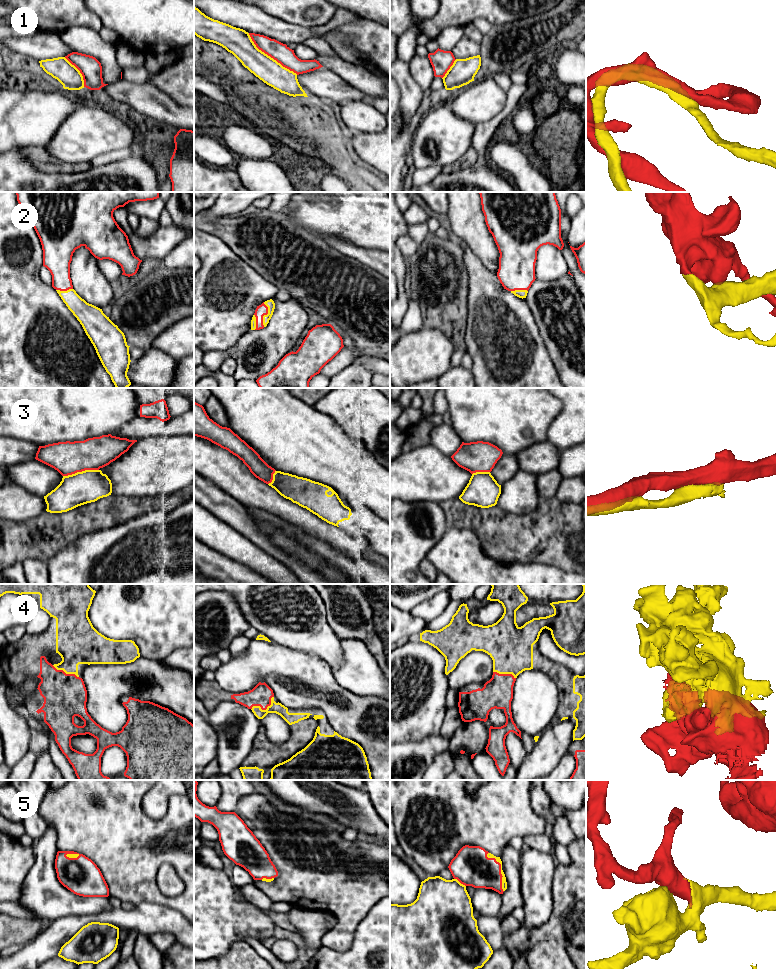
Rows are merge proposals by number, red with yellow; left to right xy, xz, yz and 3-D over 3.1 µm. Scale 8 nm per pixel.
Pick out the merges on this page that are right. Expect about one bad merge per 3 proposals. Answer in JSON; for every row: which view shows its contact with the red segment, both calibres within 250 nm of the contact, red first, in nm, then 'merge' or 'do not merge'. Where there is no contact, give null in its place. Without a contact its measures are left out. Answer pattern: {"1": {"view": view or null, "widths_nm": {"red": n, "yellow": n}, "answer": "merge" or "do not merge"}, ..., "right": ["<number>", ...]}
{"1": {"view": "xz", "widths_nm": {"red": 150, "yellow": 200}, "answer": "merge"}, "2": {"view": "xz", "widths_nm": {"red": 90, "yellow": 70}, "answer": "merge"}, "3": {"view": "xy", "widths_nm": {"red": 260, "yellow": 260}, "answer": "do not merge"}, "4": {"view": "xz", "widths_nm": {"red": 170, "yellow": 100}, "answer": "merge"}, "5": {"view": "yz", "widths_nm": {"red": 300, "yellow": 50}, "answer": "do not merge"}, "right": ["1", "2", "4"]}

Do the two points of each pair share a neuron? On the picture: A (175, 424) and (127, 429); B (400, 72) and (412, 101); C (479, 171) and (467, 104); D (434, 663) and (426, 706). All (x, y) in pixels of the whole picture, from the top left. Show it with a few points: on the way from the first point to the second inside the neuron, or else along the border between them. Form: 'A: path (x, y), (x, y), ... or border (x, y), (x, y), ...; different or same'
A: path (163, 428), (139, 428); same
B: path (405, 79), (411, 94); same
C: border (499, 111), (488, 120), (478, 123); different
D: path (433, 674), (431, 695); same

